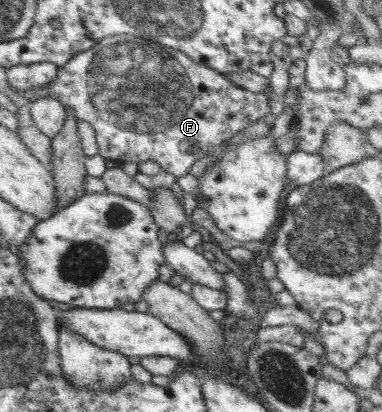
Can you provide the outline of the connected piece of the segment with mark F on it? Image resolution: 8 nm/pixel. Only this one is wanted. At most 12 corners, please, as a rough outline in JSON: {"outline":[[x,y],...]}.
{"outline":[[131,34],[47,87],[98,154],[177,179],[270,113],[182,51]]}

